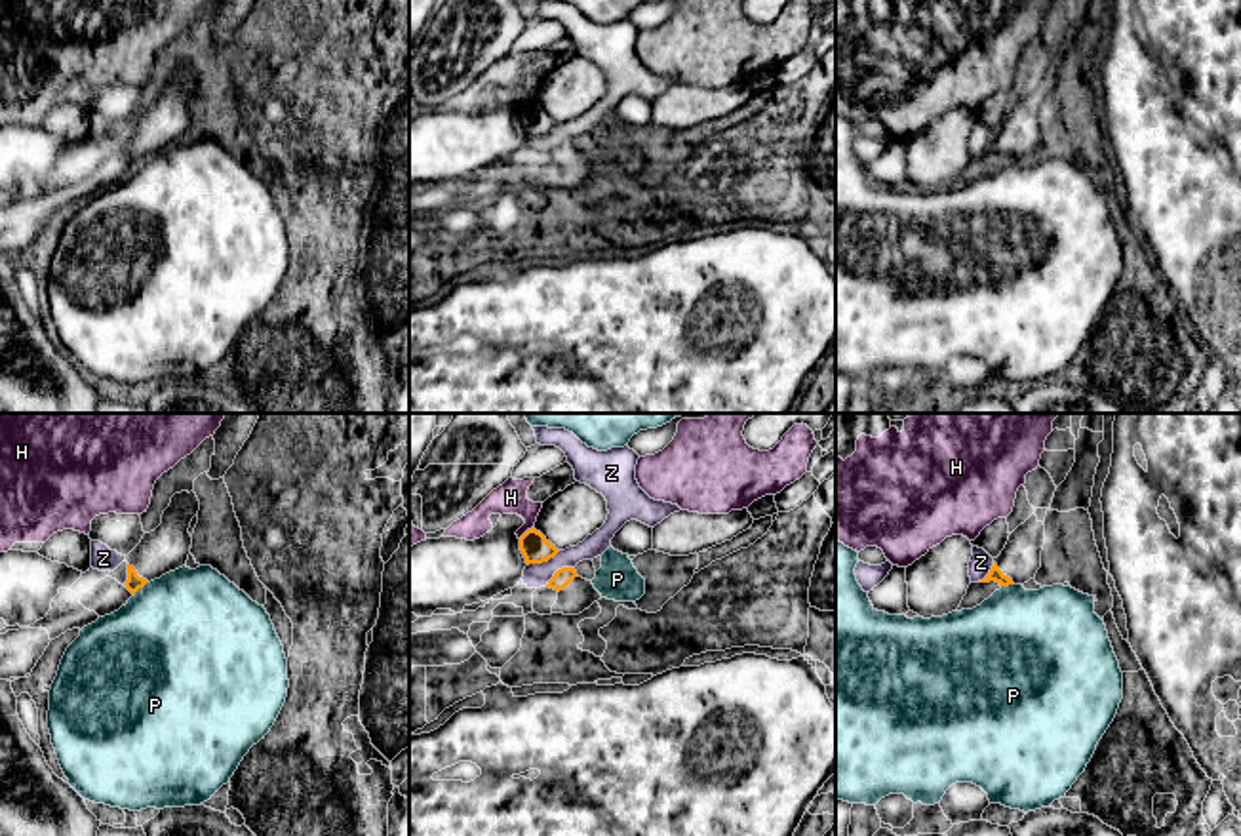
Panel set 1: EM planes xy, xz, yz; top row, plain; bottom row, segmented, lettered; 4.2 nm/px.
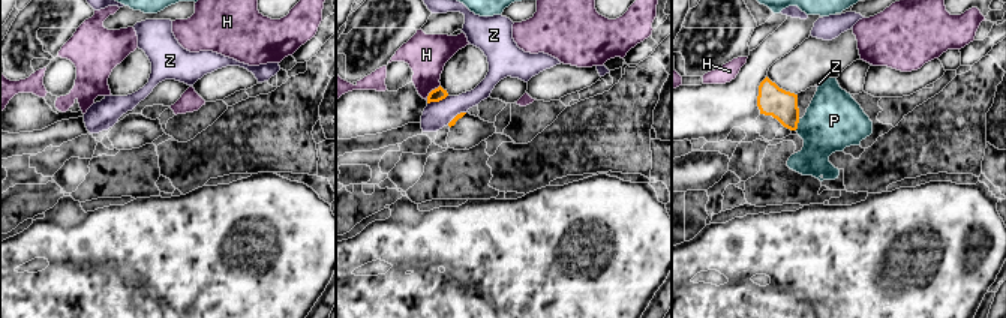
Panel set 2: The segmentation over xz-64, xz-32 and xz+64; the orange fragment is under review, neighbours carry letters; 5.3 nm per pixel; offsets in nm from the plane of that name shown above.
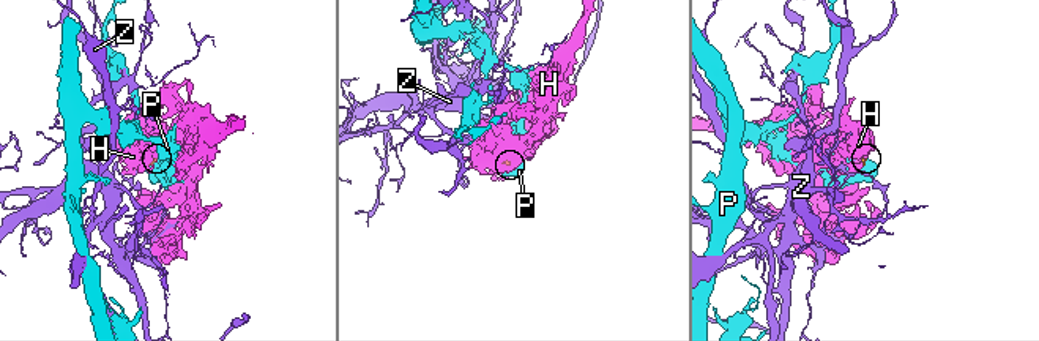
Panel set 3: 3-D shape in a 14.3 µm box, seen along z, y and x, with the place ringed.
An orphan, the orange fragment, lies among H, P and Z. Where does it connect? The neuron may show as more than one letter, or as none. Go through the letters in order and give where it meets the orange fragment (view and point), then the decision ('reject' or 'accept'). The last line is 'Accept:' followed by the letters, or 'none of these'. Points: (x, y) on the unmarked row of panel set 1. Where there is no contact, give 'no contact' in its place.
H: meets orange in xz at (528, 103); reject
P: meets orange in xy at (139, 160); reject
Z: meets orange in xz at (543, 134); reject
Accept: none of these

